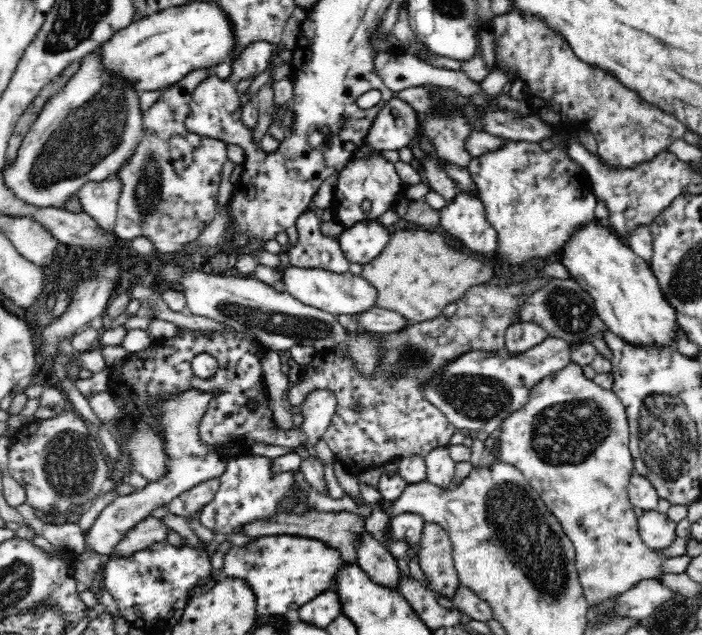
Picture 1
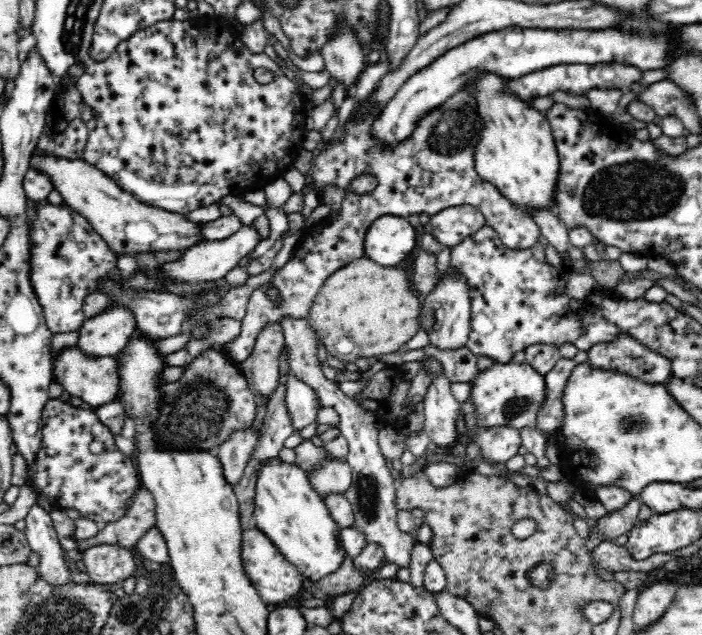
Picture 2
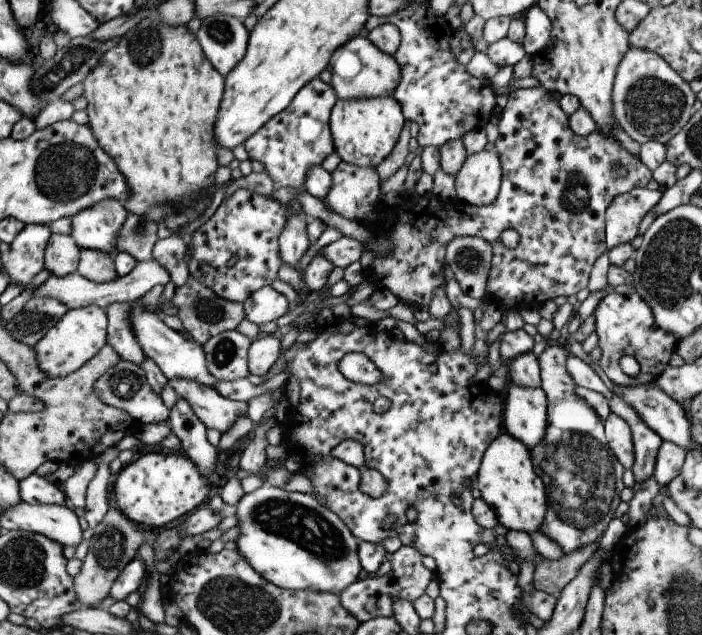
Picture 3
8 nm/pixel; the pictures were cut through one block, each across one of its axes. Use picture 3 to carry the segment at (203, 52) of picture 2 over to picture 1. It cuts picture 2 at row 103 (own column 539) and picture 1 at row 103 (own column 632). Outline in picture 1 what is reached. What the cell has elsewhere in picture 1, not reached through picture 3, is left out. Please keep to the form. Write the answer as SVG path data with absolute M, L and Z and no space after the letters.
M214 68L192 71L164 91L142 120L142 140L128 165L115 176L122 181L117 218L113 230L120 239L149 238L158 252L181 250L202 234L215 218L218 186L224 163L228 162L226 143L190 132L185 125L192 94Z

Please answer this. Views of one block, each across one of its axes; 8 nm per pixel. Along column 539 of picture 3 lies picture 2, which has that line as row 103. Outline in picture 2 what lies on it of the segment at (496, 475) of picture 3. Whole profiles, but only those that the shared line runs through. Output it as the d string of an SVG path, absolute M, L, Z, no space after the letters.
M480 74L472 80L474 99L477 105L477 117L480 120L479 139L475 146L474 163L478 175L500 189L500 193L518 205L522 211L529 212L534 209L555 210L553 196L560 174L560 158L556 150L554 130L544 113L534 109L518 96L509 94L507 90L508 77L496 74Z

